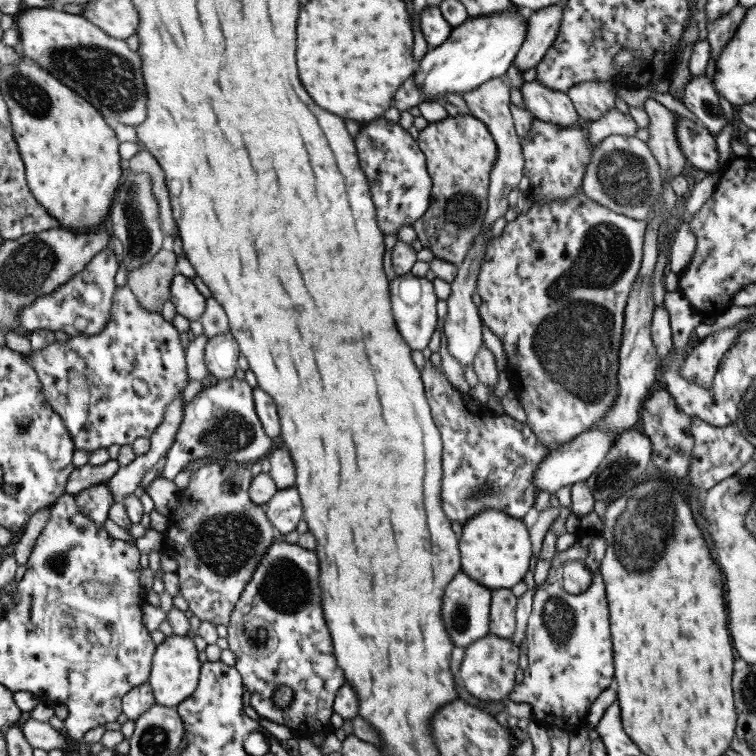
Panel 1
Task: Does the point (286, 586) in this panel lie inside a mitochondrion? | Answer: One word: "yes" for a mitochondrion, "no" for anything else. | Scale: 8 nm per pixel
yes

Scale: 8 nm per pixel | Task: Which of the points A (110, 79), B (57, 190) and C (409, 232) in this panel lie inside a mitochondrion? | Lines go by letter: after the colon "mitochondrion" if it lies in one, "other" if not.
A: mitochondrion
B: other
C: other

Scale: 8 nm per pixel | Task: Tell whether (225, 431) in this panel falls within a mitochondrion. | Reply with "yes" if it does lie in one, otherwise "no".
yes

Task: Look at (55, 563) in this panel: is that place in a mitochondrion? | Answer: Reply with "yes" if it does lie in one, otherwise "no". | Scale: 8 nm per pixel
yes

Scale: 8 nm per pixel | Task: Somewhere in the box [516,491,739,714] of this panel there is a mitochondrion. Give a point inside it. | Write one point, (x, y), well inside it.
(654, 519)

